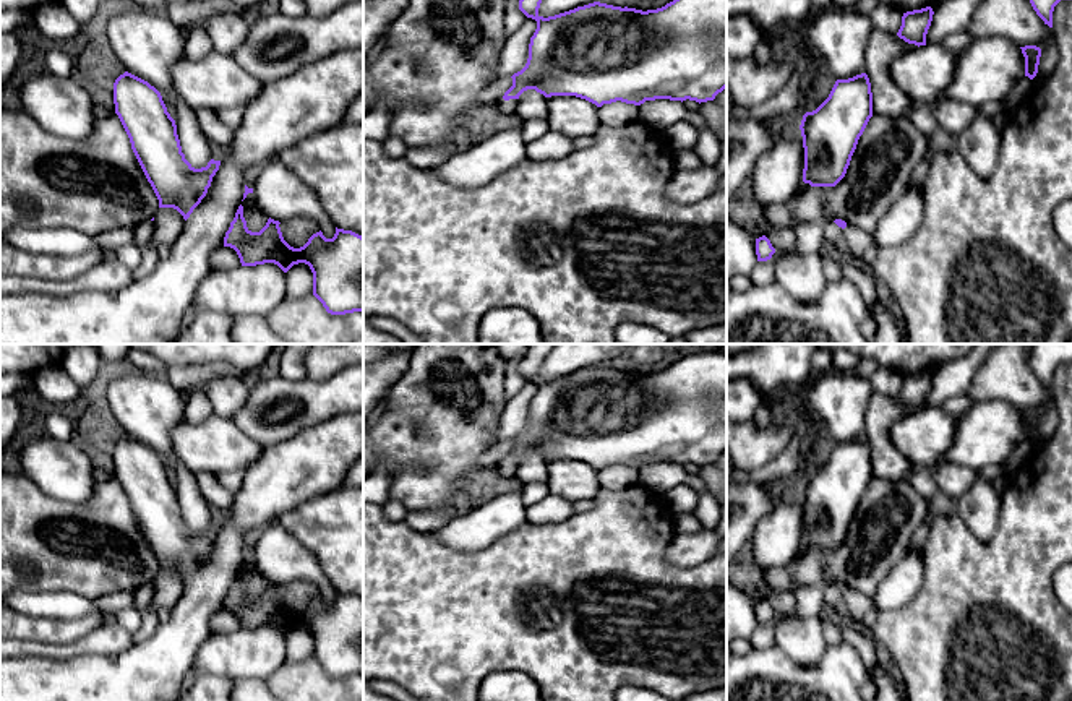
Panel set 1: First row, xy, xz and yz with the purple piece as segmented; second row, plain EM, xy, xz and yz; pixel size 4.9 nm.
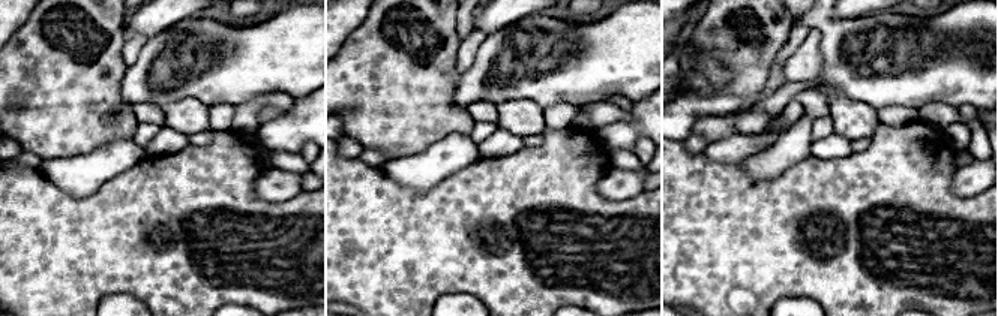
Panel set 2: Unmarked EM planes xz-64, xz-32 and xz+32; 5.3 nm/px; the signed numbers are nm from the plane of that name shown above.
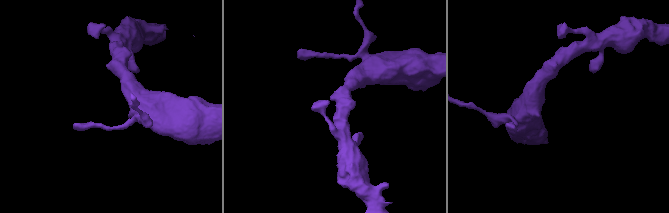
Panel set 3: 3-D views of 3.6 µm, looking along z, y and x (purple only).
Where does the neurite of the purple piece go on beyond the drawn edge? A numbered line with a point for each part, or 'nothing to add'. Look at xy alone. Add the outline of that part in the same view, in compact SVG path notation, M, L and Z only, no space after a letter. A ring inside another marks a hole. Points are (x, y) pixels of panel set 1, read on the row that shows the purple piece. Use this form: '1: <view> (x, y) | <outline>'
nothing to add

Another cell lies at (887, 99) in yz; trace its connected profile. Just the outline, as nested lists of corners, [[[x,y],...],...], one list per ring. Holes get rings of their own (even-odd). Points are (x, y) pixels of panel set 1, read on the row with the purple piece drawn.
[[[874,29],[866,45],[864,73],[871,83],[873,114],[905,115],[913,109],[910,97],[890,80],[889,67],[895,58],[911,54],[918,45],[897,34]]]

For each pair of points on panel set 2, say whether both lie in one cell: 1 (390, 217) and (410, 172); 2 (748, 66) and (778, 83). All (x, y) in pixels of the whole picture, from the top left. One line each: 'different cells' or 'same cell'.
1: different cells
2: different cells

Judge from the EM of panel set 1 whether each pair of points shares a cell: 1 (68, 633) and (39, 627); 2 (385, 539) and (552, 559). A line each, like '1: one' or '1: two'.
1: one
2: one

